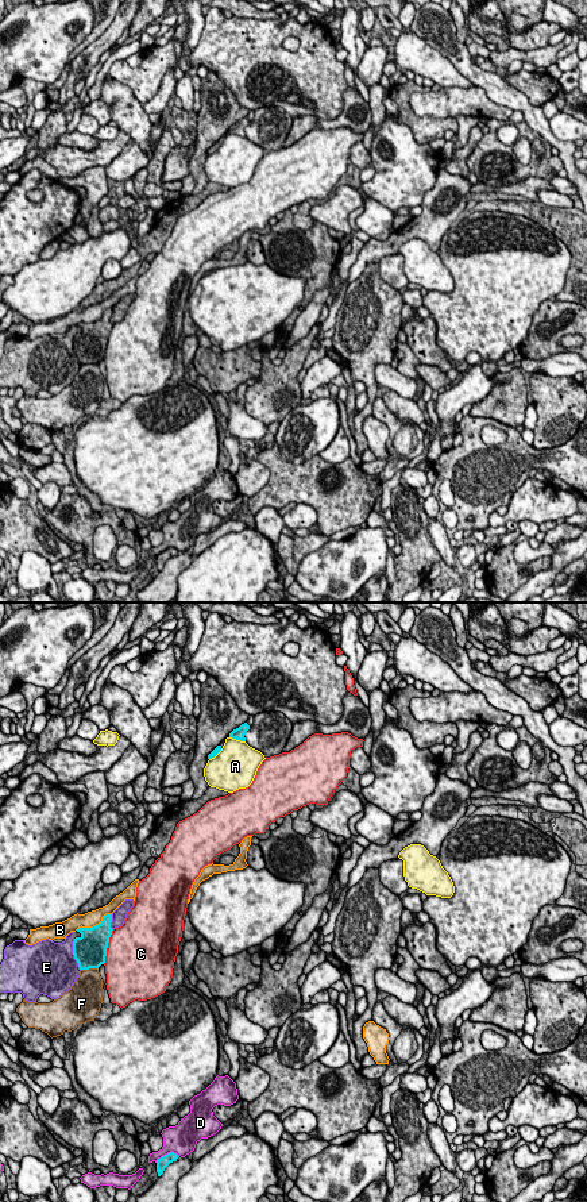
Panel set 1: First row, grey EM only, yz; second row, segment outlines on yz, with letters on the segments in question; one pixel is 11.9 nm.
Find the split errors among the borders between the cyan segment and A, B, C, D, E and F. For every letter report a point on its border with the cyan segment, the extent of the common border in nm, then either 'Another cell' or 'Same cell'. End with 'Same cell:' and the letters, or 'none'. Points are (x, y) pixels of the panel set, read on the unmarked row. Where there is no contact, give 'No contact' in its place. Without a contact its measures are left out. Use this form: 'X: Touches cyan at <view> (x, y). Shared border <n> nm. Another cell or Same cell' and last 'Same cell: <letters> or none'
A: Touches cyan at yz (238, 134). Shared border 200 nm. Another cell
B: Touches cyan at yz (93, 322). Shared border 480 nm. Another cell
C: Touches cyan at yz (107, 342). Shared border 440 nm. Another cell
D: Touches cyan at yz (168, 549). Shared border 300 nm. Another cell
E: Touches cyan at yz (73, 349). Shared border 400 nm. Another cell
F: Touches cyan at yz (89, 362). Shared border 200 nm. Another cell
Same cell: none

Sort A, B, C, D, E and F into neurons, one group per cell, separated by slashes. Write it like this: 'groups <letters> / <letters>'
groups A / B / C / D / E / F

